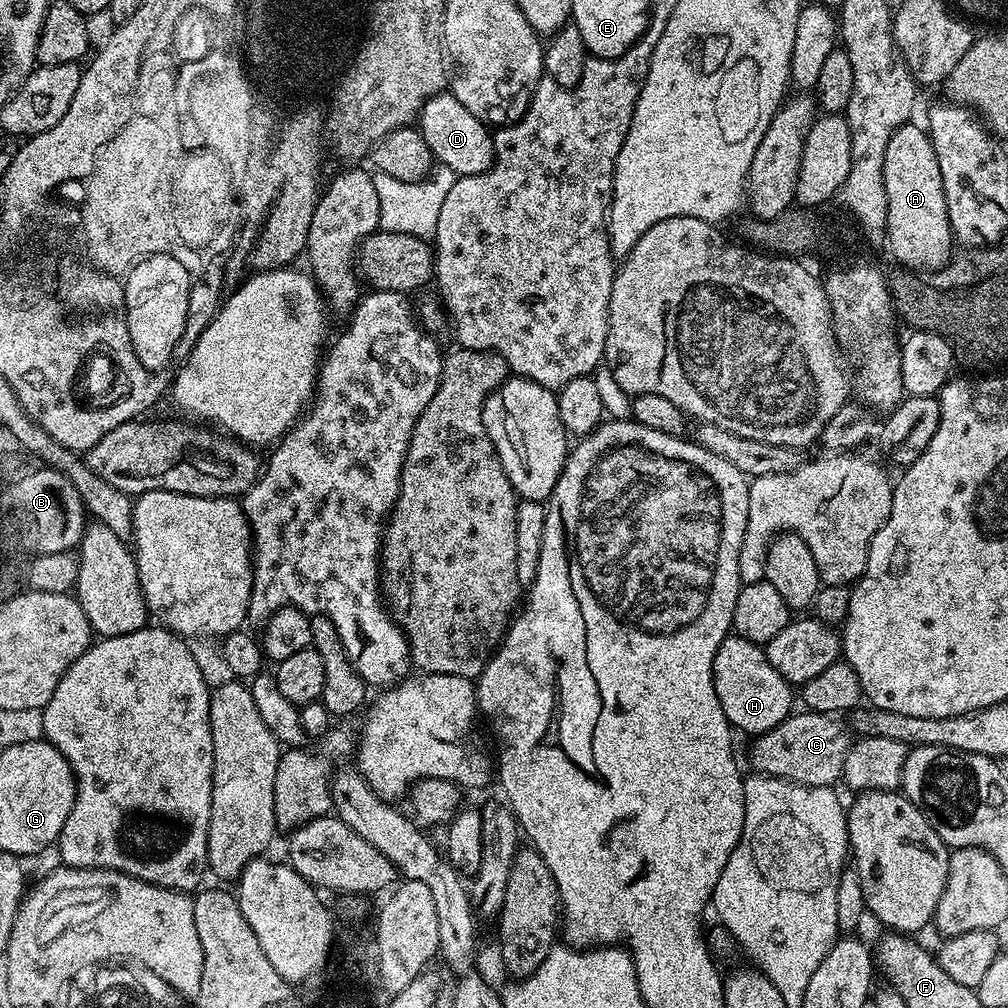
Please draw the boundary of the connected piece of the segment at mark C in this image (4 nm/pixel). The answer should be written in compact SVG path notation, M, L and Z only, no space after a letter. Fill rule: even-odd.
M800 710L790 714L774 730L764 732L755 737L752 743L752 764L762 776L777 776L780 780L789 780L795 784L805 784L811 788L832 788L835 780L839 781L844 774L846 754L850 747L850 732L847 727L839 724L835 715L826 712L809 712Z

